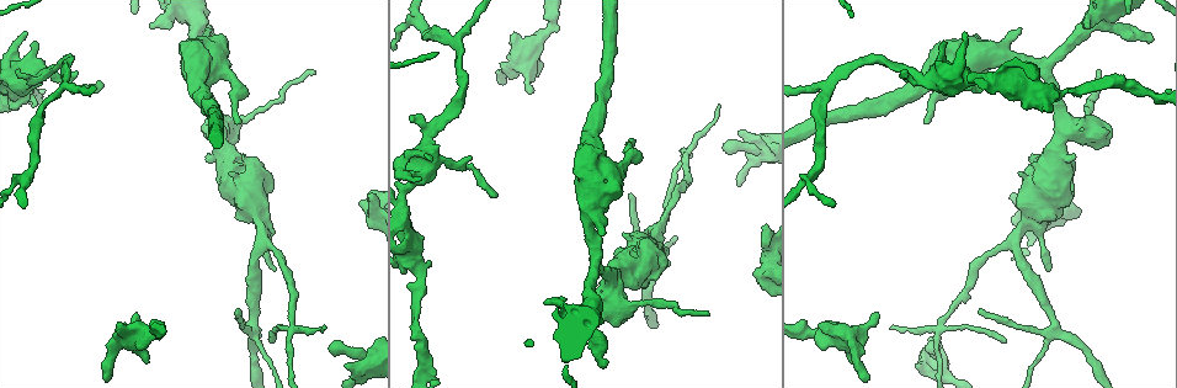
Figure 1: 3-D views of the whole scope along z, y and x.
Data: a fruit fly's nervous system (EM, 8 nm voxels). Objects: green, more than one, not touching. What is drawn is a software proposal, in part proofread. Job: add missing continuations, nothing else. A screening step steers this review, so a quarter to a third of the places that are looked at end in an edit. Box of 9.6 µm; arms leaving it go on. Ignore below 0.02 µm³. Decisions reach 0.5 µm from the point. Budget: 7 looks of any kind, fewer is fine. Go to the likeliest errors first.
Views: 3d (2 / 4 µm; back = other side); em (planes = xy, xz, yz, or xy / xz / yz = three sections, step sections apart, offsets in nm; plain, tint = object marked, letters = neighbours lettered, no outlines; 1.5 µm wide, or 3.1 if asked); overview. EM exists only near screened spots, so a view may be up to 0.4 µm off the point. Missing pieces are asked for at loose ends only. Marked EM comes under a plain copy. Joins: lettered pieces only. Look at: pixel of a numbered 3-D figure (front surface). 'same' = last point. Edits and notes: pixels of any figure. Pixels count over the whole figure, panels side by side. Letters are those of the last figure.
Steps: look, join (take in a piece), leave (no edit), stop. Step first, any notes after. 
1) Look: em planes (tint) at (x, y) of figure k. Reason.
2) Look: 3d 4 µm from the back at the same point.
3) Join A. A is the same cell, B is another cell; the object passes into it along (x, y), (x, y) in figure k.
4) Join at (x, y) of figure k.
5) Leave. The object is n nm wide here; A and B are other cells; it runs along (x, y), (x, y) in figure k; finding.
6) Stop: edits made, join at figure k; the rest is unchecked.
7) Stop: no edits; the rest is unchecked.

Look: 3d 4 µm at (916, 363) of figure 1. Branch stops here.

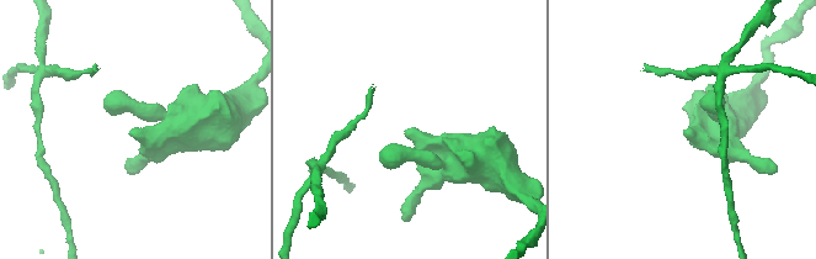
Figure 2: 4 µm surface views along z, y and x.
Look: em xy step 4 (letters) at (685, 132) of figure 2.

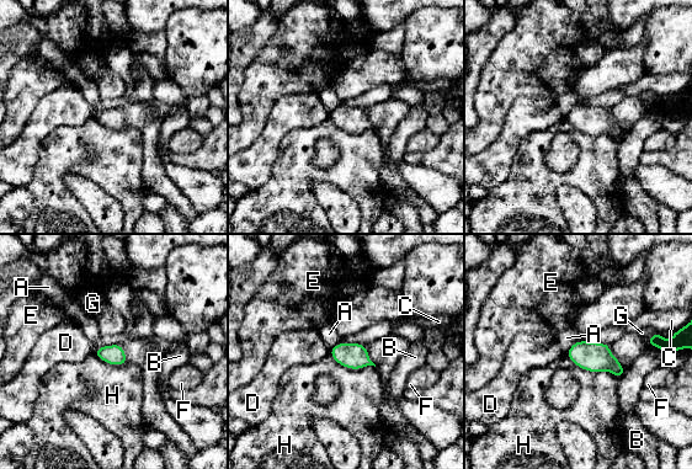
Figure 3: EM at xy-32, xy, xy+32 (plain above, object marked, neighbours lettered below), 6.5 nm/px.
Leave. A, B, C, D, E, F, G and H are other cells; a border runs along (565, 353), (587, 371), (618, 378) in figure 3; no lettered piece goes on from it.

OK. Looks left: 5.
Look: 3d 2 µm at (117, 327) of figure 1.

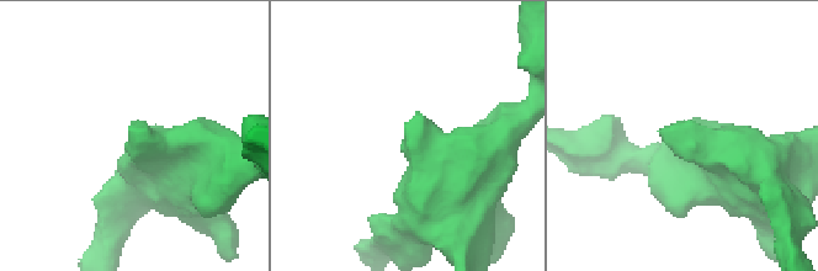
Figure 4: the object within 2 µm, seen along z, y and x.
Look: em xz step 8 (tint) at (669, 134) of figure 4.

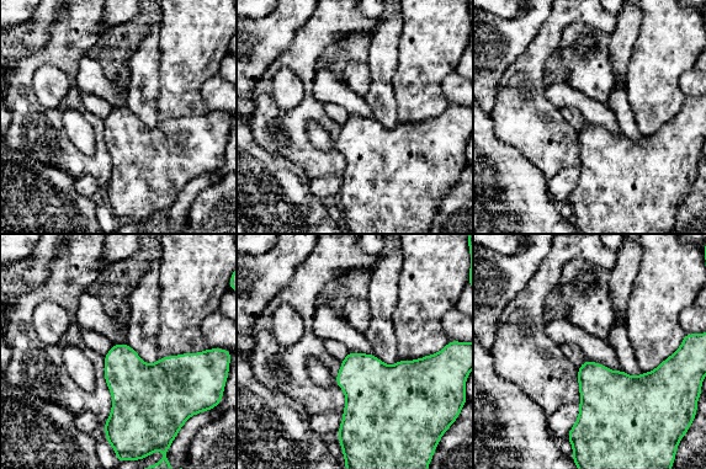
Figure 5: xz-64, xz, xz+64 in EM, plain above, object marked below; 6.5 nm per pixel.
Look: em planes (letters) at the same point.

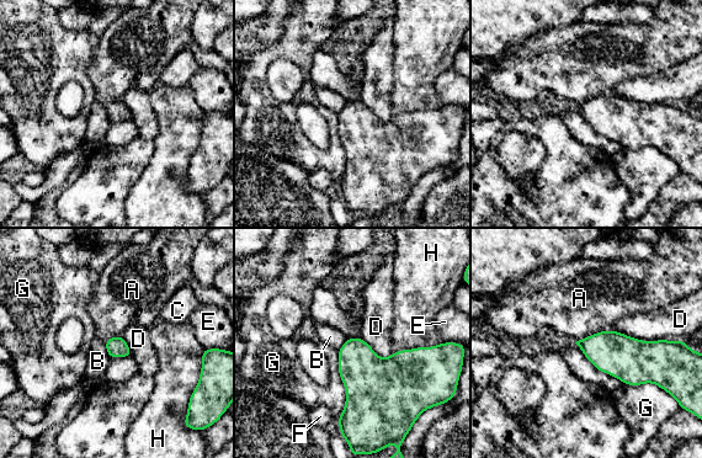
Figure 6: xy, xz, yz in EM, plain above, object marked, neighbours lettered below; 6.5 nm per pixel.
Leave. A, B, C, D, E, F, G and H are other cells; none of them fits.

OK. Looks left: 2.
Look: em planes (letters) at (273, 340) of figure 1.

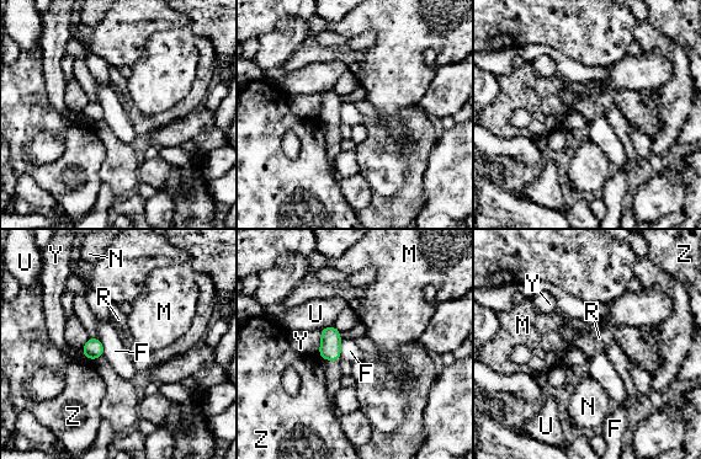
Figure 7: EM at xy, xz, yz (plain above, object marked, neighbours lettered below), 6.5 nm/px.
Leave. F, M, N, R, U, Y and Z are other cells; none of them fits.

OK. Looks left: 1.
Stop: no edits; the rest is unchecked.

